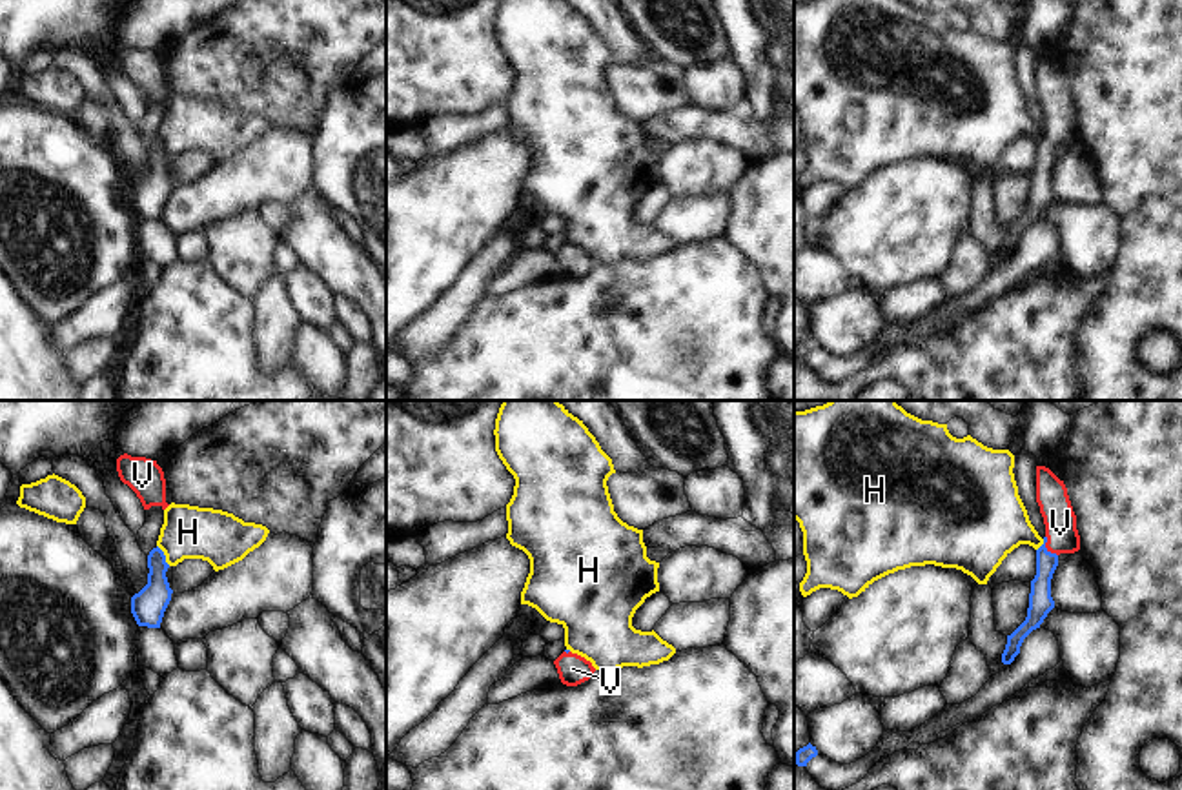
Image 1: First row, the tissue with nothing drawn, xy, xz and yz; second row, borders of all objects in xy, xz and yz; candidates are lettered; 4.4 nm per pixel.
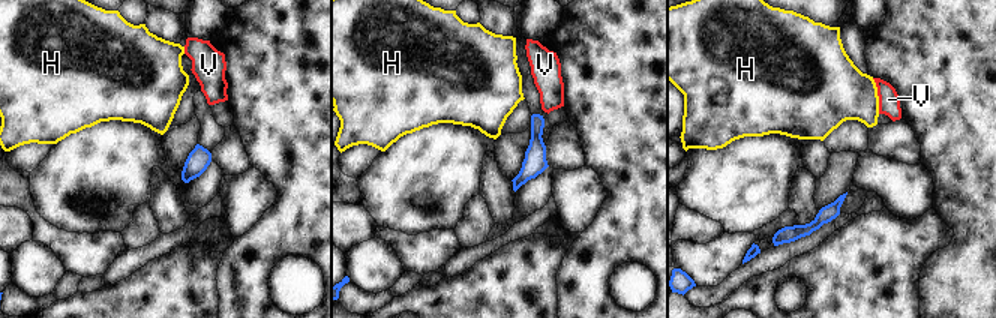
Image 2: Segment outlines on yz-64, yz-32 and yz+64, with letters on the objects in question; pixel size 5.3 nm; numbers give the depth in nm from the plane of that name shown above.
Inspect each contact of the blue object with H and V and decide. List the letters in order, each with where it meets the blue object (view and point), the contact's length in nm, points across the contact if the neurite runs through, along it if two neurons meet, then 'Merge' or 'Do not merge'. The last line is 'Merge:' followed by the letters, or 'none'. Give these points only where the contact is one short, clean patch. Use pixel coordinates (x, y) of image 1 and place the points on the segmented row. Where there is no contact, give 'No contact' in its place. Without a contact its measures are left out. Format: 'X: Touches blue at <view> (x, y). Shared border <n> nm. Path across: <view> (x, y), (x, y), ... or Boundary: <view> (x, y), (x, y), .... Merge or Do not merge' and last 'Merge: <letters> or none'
H: Touches blue at xy (164, 556). Shared border 110 nm. Boundary: xy (157, 545), (170, 565). Do not merge
V: Touches blue at yz (1044, 546). Shared border 110 nm. Path across: yz (1040, 603), (1044, 546), (1060, 530), (1060, 523). Merge
Merge: V

